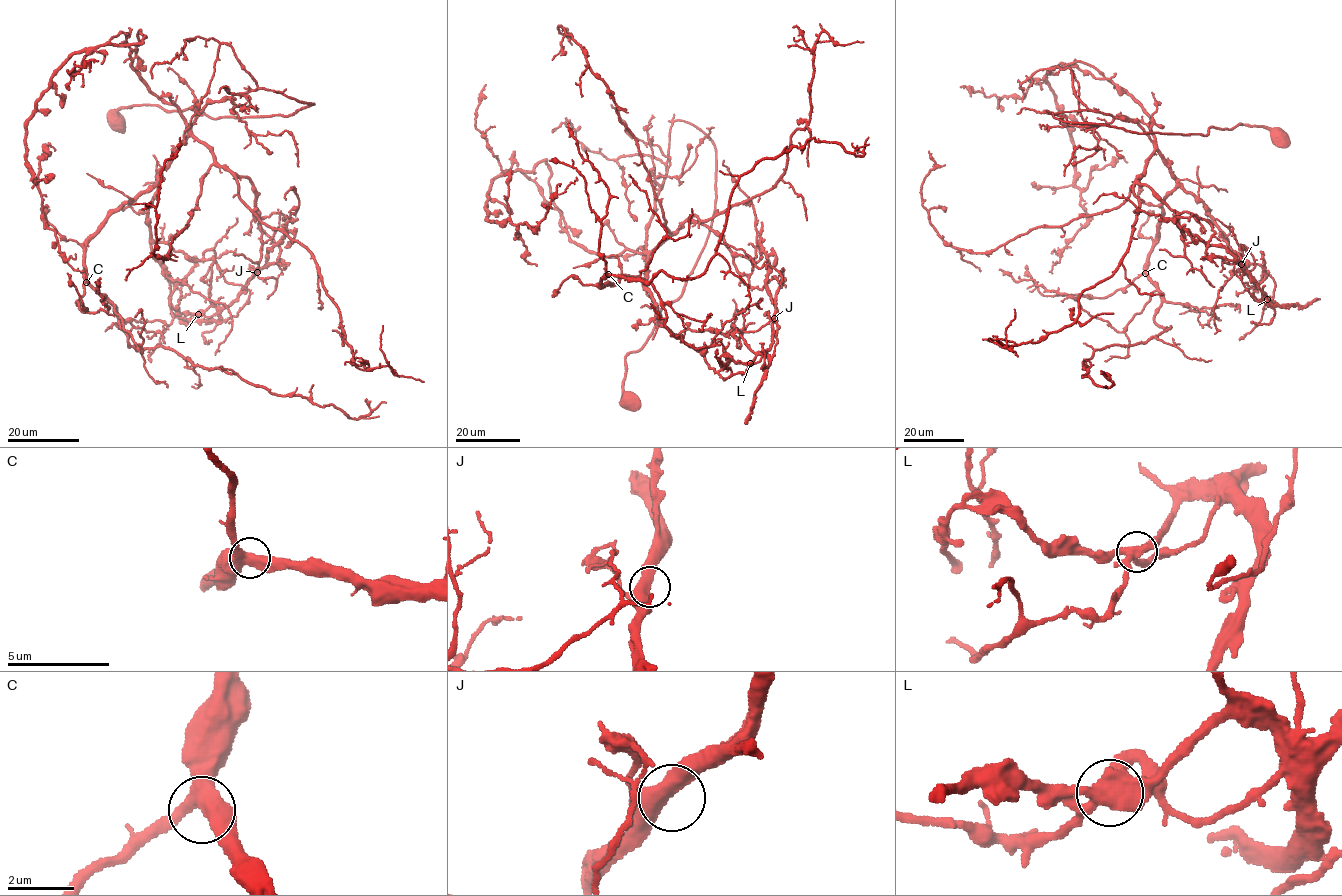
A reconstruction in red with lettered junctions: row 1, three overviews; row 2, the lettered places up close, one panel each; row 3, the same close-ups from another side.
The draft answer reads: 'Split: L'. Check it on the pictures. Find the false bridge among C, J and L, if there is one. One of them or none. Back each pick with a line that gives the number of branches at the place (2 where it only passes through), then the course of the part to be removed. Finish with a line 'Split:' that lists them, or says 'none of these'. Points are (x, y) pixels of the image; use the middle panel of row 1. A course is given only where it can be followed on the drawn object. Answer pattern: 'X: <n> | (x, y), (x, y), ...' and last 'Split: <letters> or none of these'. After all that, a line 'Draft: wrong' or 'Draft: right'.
L: 3 | (750, 363), (770, 346), (776, 309), (766, 286), (769, 266), (761, 244), (761, 222)
Split: L
Draft: right

